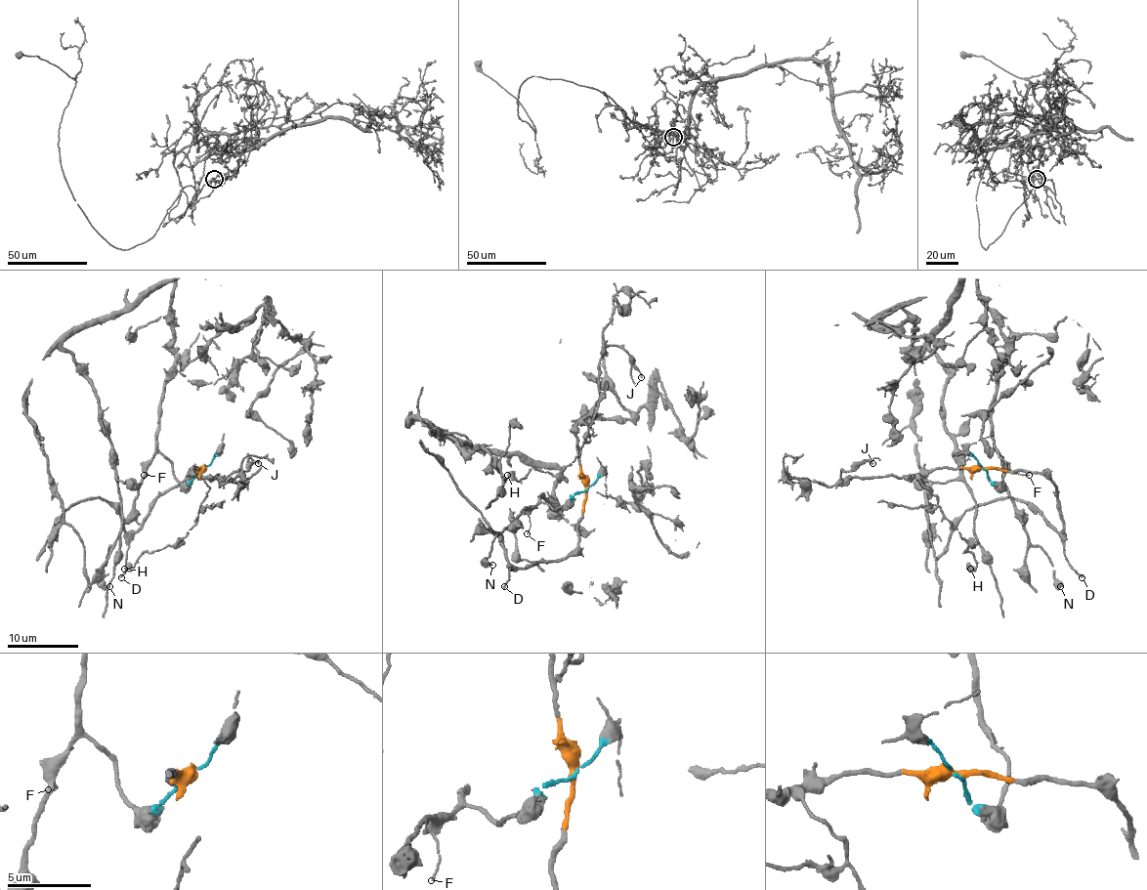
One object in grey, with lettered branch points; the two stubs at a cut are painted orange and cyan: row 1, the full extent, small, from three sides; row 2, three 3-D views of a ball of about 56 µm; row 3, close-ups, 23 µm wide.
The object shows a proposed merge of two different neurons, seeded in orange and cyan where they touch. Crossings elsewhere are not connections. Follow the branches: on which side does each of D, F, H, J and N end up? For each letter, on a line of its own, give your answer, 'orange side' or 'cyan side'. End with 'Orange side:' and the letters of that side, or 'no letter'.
D: orange side
F: cyan side
H: orange side
J: orange side
N: cyan side
Orange side: D, H, J

